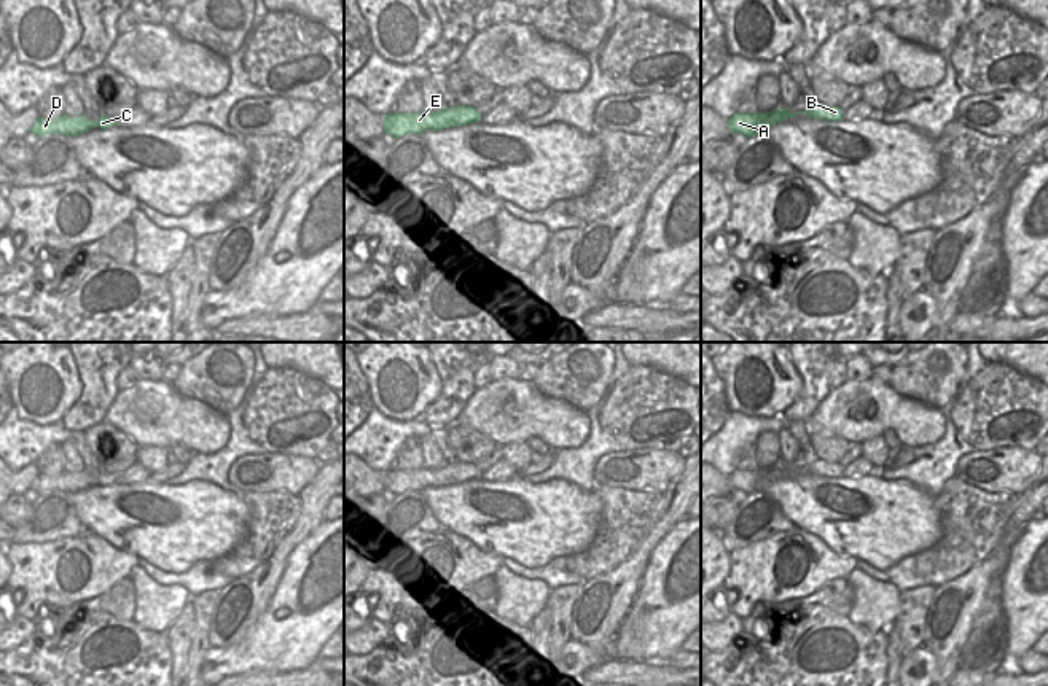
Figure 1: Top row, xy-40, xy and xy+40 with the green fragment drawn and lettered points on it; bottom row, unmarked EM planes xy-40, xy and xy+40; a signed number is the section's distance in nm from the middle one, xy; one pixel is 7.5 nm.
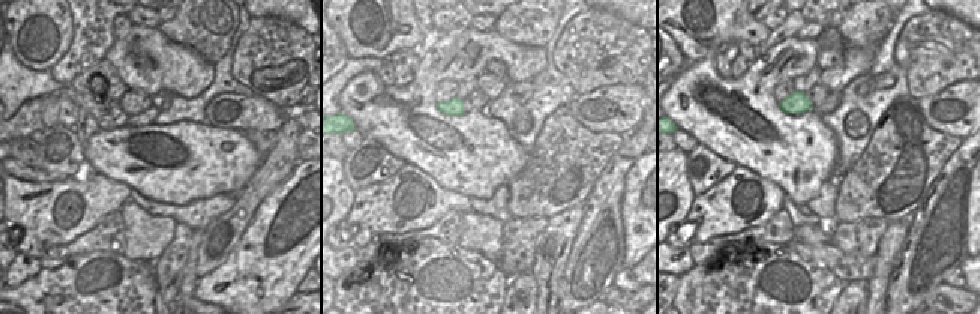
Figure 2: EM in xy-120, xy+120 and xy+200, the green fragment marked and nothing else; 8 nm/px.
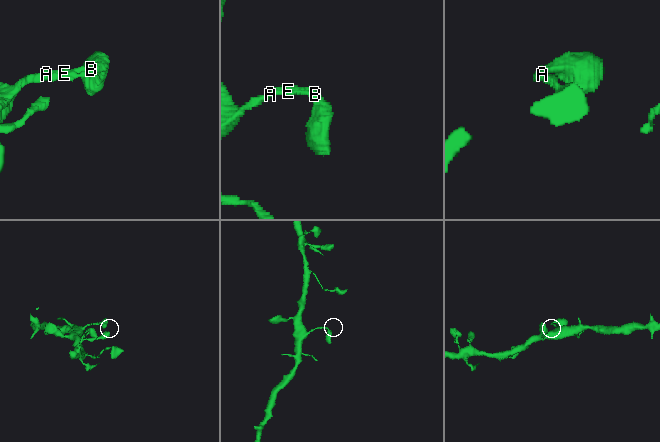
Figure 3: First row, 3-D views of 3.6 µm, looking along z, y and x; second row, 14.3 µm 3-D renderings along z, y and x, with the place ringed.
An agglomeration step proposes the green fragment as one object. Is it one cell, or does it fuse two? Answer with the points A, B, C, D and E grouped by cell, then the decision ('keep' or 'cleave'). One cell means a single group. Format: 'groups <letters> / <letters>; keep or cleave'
groups A B C D E; keep

